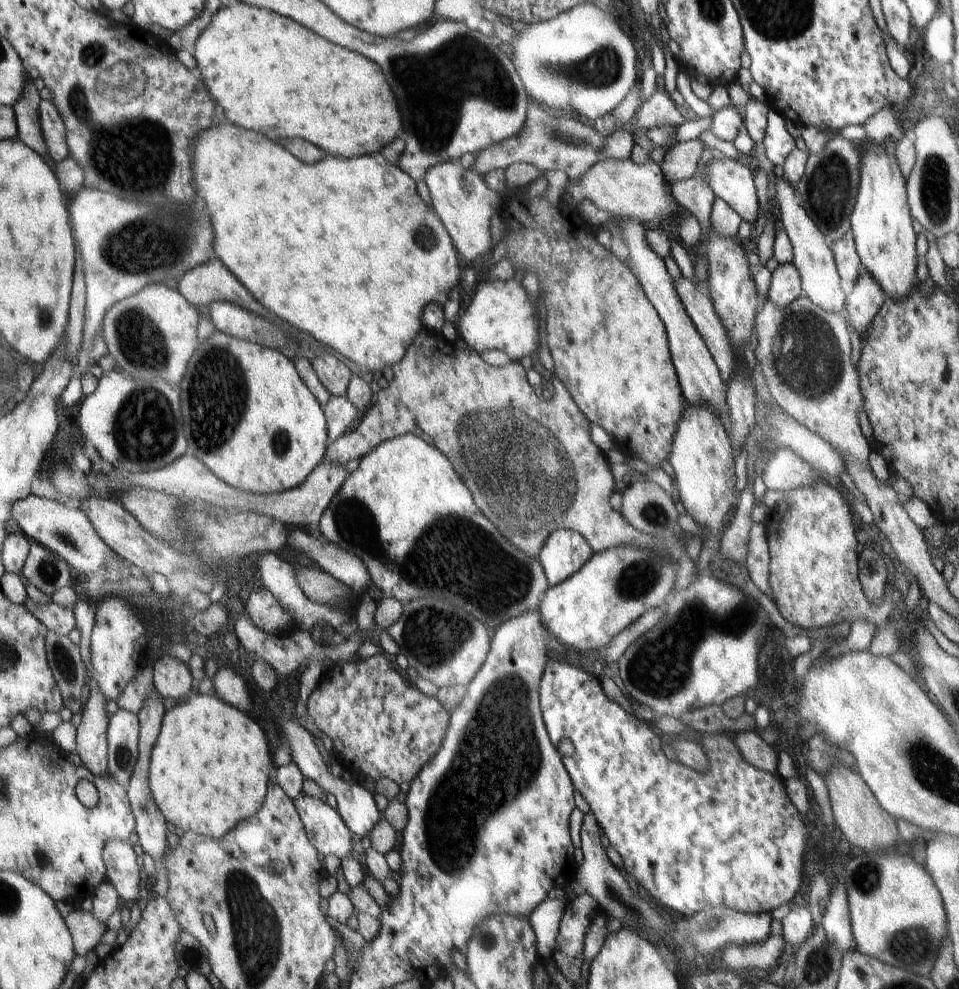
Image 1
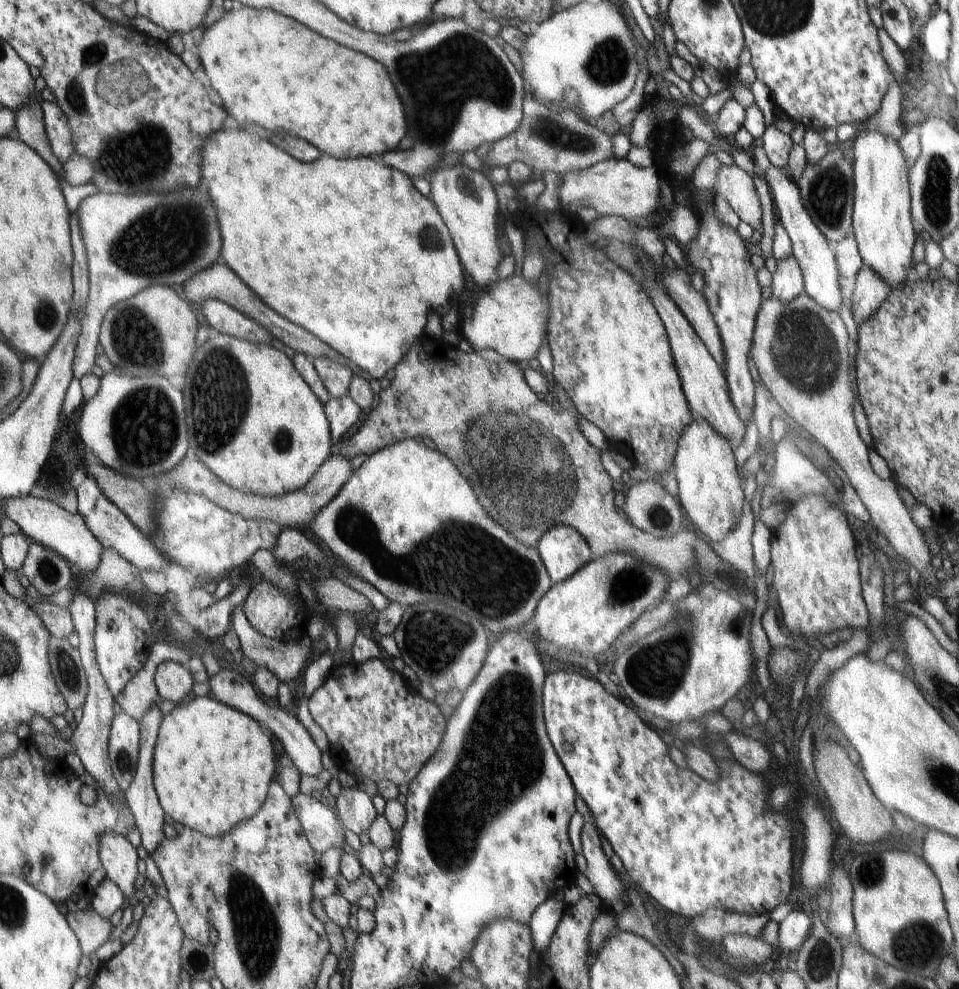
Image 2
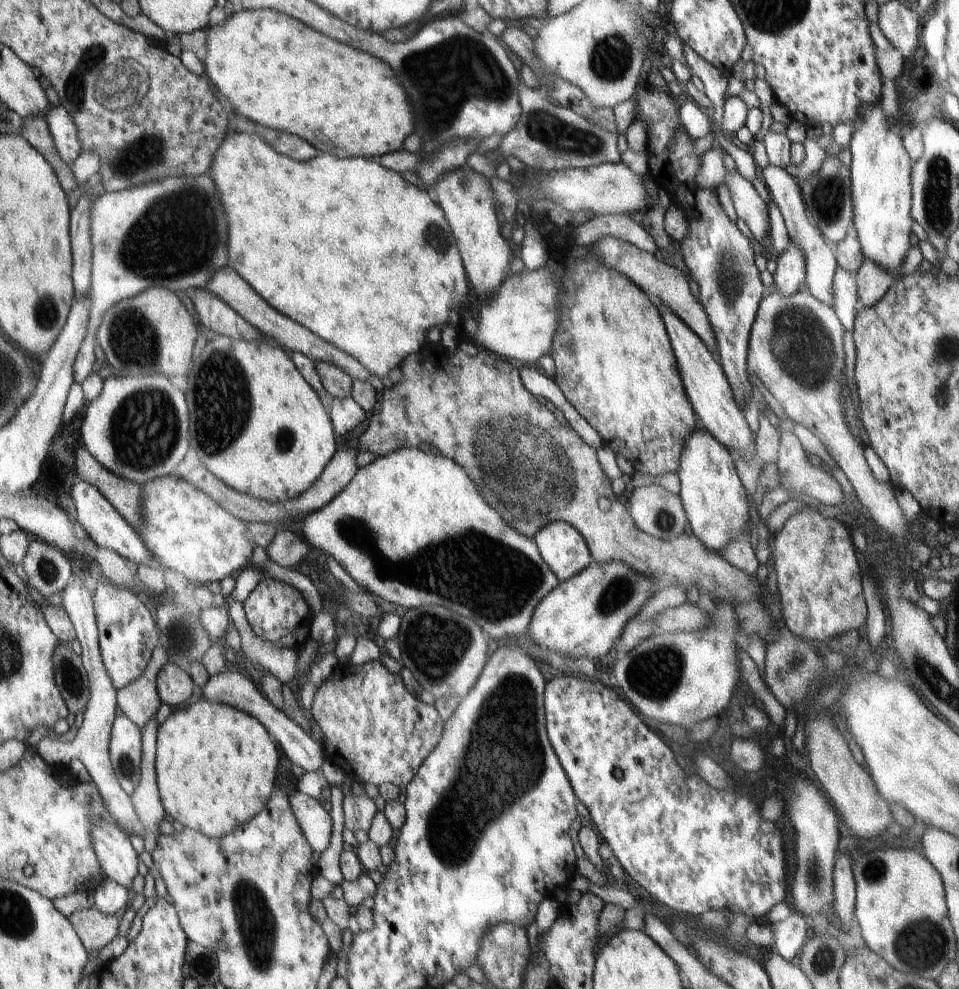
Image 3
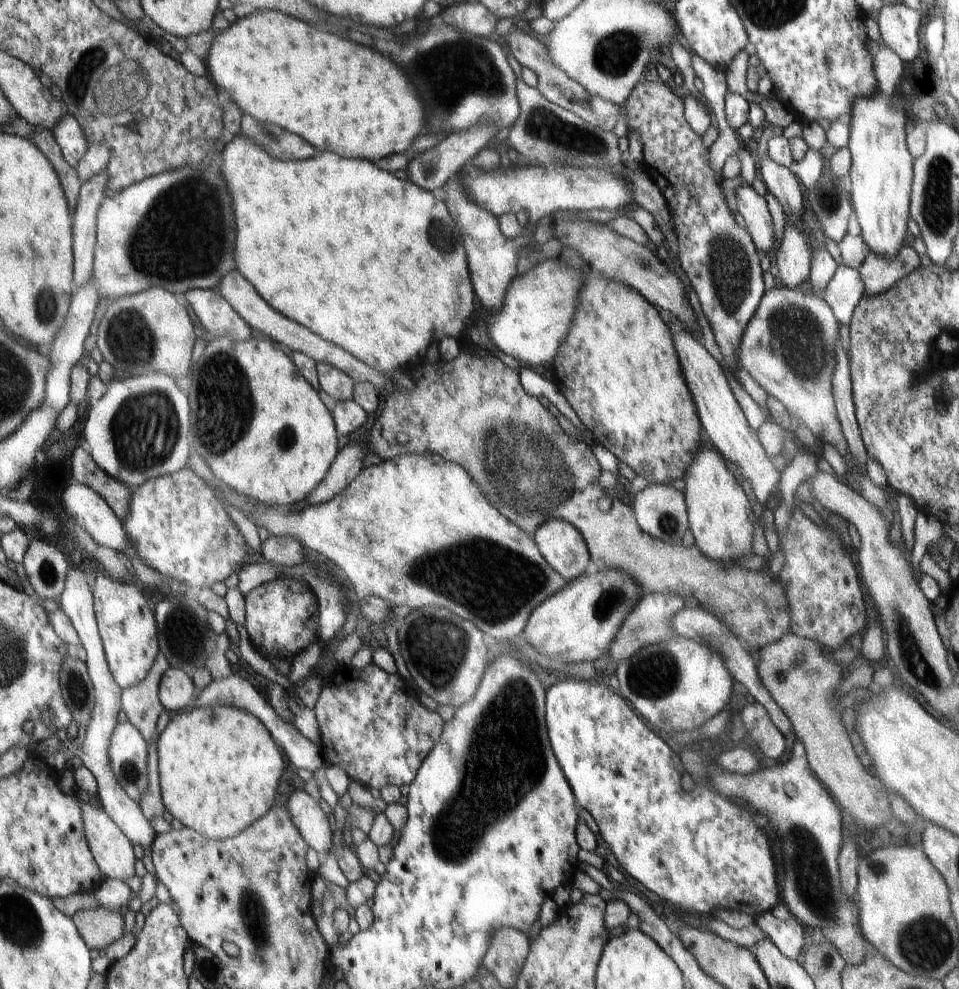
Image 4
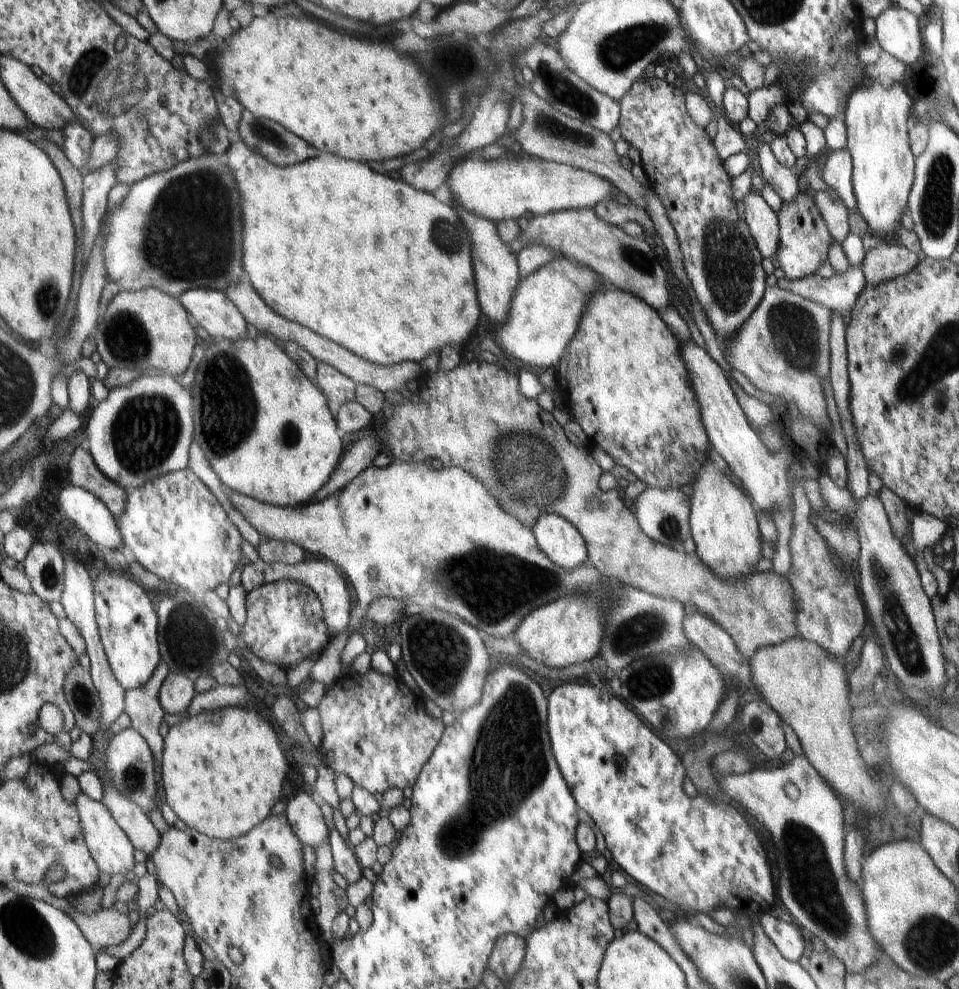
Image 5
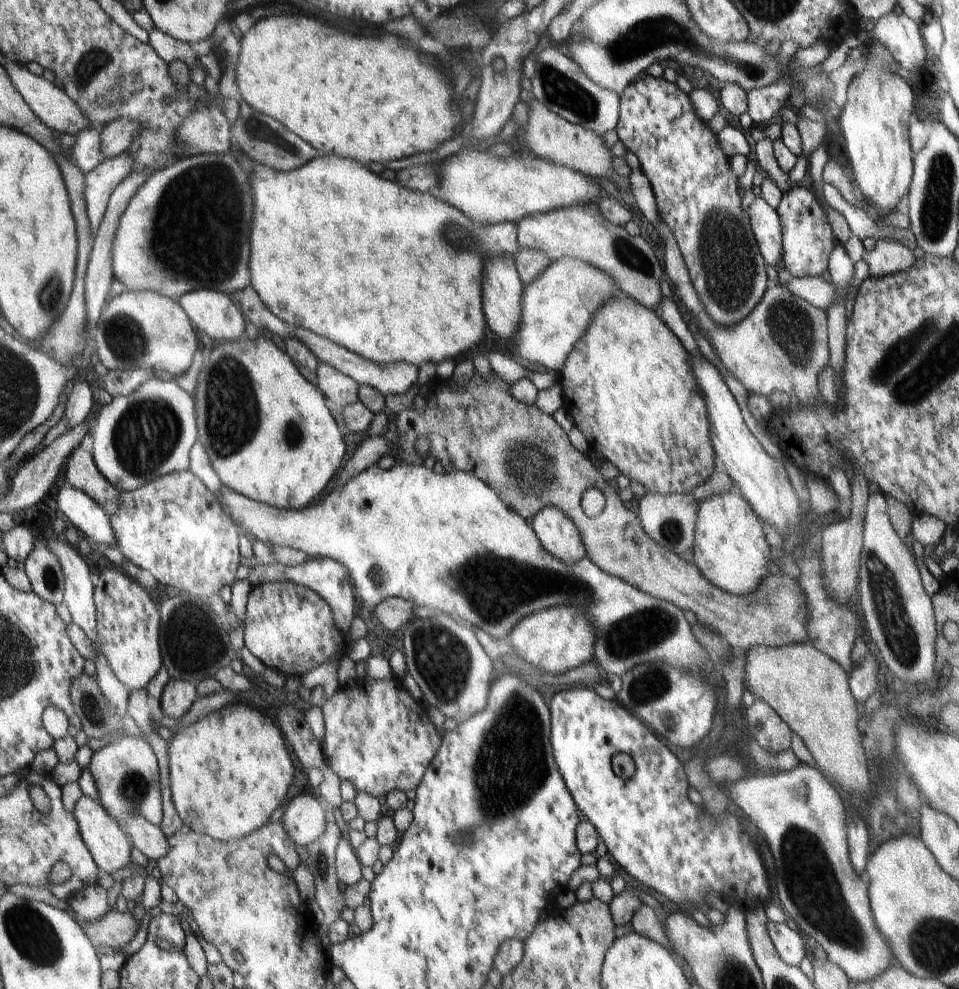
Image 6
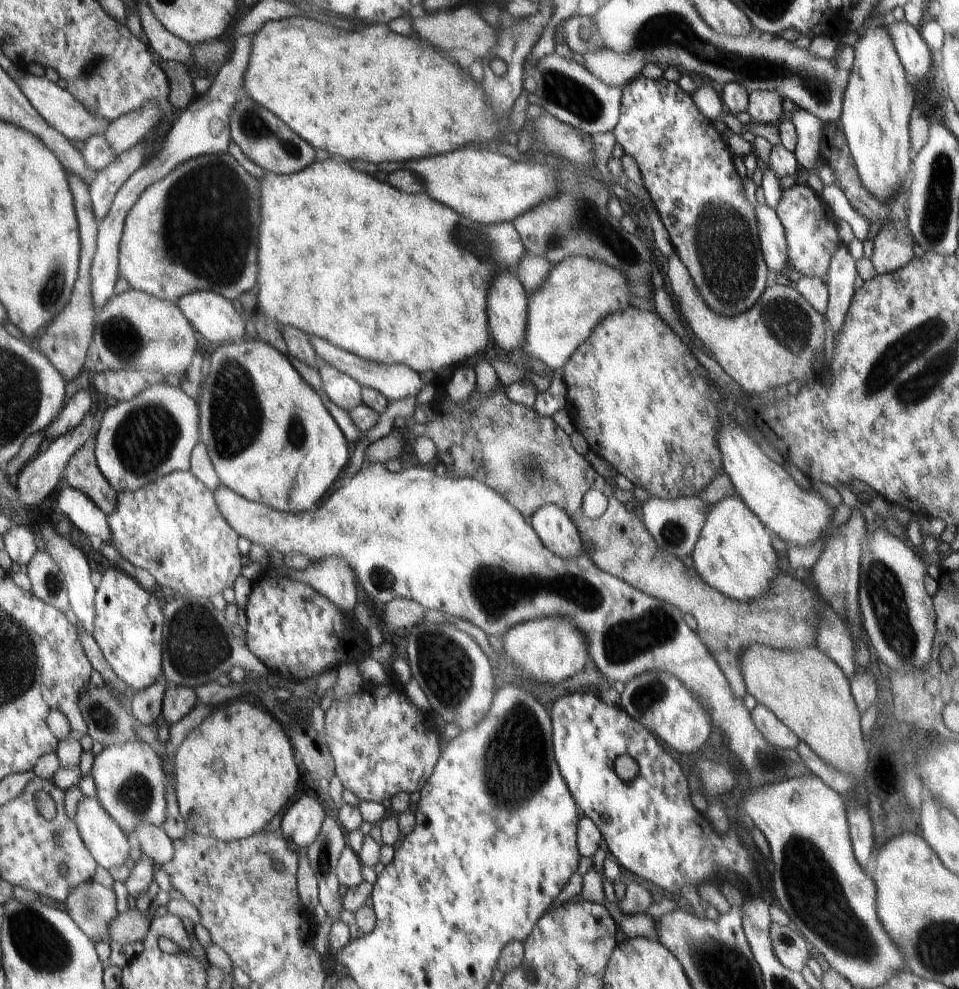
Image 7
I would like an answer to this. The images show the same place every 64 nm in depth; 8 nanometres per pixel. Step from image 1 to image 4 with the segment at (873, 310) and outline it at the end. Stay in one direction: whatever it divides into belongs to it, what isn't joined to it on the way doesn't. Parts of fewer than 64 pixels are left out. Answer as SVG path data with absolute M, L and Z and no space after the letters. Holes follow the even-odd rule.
M910 243L904 245L896 258L884 258L869 252L859 268L865 294L868 296L882 294L888 286L908 276L920 265L919 254L914 251Z

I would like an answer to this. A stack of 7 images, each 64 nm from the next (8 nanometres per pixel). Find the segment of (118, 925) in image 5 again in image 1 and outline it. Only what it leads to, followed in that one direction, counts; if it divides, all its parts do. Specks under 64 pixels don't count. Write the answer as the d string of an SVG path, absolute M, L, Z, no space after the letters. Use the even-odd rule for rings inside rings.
M78 907L63 920L72 936L74 953L78 956L85 956L90 950L95 950L106 930L106 925L97 922L91 912L80 911Z

